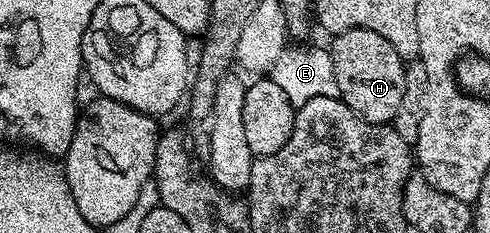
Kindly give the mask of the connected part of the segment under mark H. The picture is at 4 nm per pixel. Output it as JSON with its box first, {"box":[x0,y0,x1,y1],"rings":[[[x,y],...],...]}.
{"box":[332,28,406,123],"rings":[[[363,28],[338,34],[332,42],[335,84],[341,101],[368,122],[392,123],[393,117],[399,112],[399,104],[403,104],[406,59],[401,58],[399,52],[395,52],[395,48],[391,48],[391,44],[379,36],[379,32]]]}

